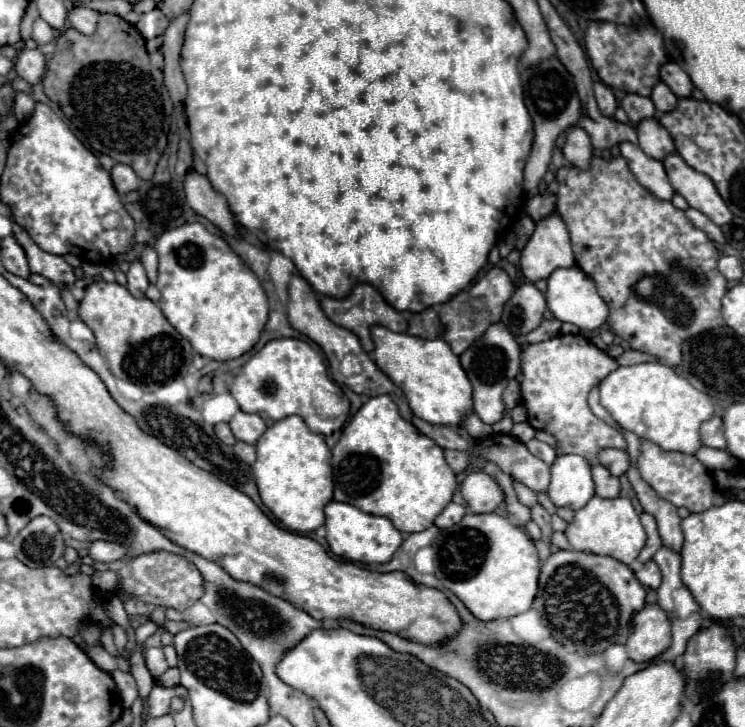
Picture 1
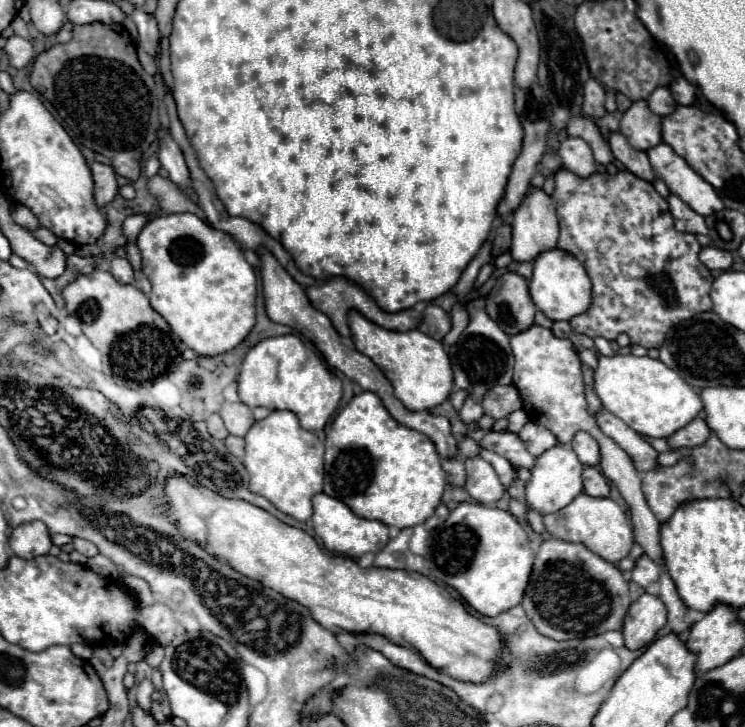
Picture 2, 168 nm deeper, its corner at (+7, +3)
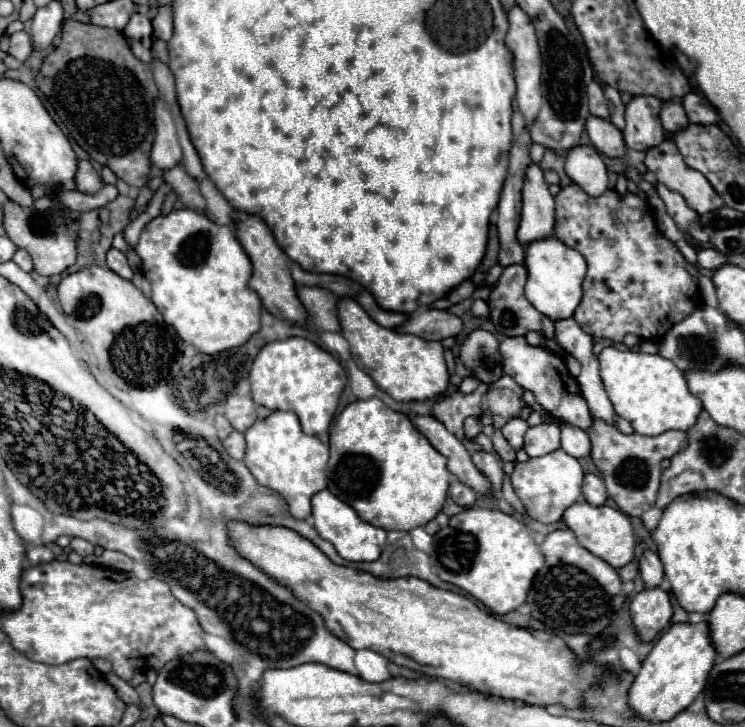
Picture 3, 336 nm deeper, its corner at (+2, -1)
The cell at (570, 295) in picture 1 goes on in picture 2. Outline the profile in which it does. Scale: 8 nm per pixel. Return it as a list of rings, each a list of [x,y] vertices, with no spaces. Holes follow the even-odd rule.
[[[549,249],[539,253],[533,261],[533,277],[529,279],[529,295],[539,311],[545,313],[551,321],[569,321],[571,317],[585,313],[591,305],[591,281],[583,269],[583,265],[561,249]]]

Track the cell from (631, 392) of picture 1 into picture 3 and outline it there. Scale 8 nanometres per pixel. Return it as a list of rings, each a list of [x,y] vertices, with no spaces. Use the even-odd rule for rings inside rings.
[[[604,347],[598,361],[600,377],[614,411],[630,421],[638,435],[654,437],[670,429],[688,431],[696,425],[702,401],[690,393],[684,373],[672,361],[640,351],[618,351],[616,347]]]

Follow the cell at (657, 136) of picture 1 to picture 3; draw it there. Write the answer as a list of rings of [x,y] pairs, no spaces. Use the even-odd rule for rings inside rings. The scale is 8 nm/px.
[[[632,97],[626,105],[626,129],[624,141],[630,149],[648,151],[664,141],[664,127],[660,123],[660,99],[656,97]]]

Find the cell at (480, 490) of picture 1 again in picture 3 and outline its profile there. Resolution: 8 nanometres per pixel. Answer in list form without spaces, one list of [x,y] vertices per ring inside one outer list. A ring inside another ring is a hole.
[[[480,451],[472,455],[472,463],[476,465],[476,469],[490,481],[490,489],[492,493],[498,493],[502,489],[502,479],[504,479],[504,471],[502,471],[502,461],[496,459],[496,455]]]

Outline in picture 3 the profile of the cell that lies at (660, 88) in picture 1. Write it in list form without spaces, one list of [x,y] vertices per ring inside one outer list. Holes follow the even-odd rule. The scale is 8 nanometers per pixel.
[[[676,99],[662,103],[660,119],[662,119],[662,125],[664,125],[664,129],[666,129],[668,133],[676,133],[678,129],[684,129],[684,127],[688,125],[686,111],[684,111],[682,103],[676,101]]]

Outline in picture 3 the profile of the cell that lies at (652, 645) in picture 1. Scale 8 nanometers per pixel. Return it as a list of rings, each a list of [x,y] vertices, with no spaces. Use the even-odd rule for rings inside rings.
[[[662,587],[640,591],[630,603],[632,623],[644,643],[654,641],[672,619],[672,603]]]

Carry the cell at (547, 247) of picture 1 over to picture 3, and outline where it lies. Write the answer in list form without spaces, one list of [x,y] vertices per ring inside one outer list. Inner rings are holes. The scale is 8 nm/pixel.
[[[530,165],[526,171],[522,203],[524,203],[522,221],[516,233],[516,239],[520,241],[520,245],[526,247],[534,241],[552,237],[554,223],[556,223],[556,213],[554,213],[556,205],[544,181],[544,173],[538,165]]]

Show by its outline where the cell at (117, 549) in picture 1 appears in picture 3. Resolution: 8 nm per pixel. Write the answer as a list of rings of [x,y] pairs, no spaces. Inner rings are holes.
[[[72,539],[70,547],[72,547],[78,555],[82,555],[82,557],[86,557],[86,555],[92,555],[92,553],[94,553],[94,545],[92,545],[90,541],[86,541],[86,539]]]

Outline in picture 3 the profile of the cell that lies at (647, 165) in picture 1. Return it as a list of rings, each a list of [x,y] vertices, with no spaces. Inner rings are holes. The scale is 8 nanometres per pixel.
[[[588,117],[586,131],[590,135],[592,145],[604,153],[606,157],[626,157],[624,135],[610,121],[602,121],[598,117]]]

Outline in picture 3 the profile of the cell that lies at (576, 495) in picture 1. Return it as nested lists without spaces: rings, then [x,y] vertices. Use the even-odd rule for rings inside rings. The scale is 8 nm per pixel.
[[[558,449],[544,457],[534,457],[534,459],[528,459],[526,463],[516,463],[510,479],[516,495],[528,509],[528,515],[540,523],[554,523],[554,521],[560,521],[562,513],[582,497],[584,471],[578,459]]]

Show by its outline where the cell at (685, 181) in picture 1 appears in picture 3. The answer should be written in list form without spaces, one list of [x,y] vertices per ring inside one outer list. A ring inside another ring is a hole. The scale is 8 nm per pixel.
[[[666,139],[662,141],[662,145],[656,145],[654,149],[650,149],[646,153],[644,163],[646,163],[646,169],[652,171],[662,185],[682,193],[686,203],[700,215],[724,207],[722,197],[714,193],[706,177],[702,177],[702,173],[698,173],[696,169],[690,169],[684,163],[672,139]]]

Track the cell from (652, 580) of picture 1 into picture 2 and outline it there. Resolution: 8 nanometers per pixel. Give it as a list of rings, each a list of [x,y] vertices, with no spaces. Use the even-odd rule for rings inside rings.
[[[641,555],[635,561],[635,569],[633,569],[633,581],[639,583],[641,587],[649,587],[649,583],[655,583],[661,575],[661,567],[655,561],[649,561],[649,557]]]

